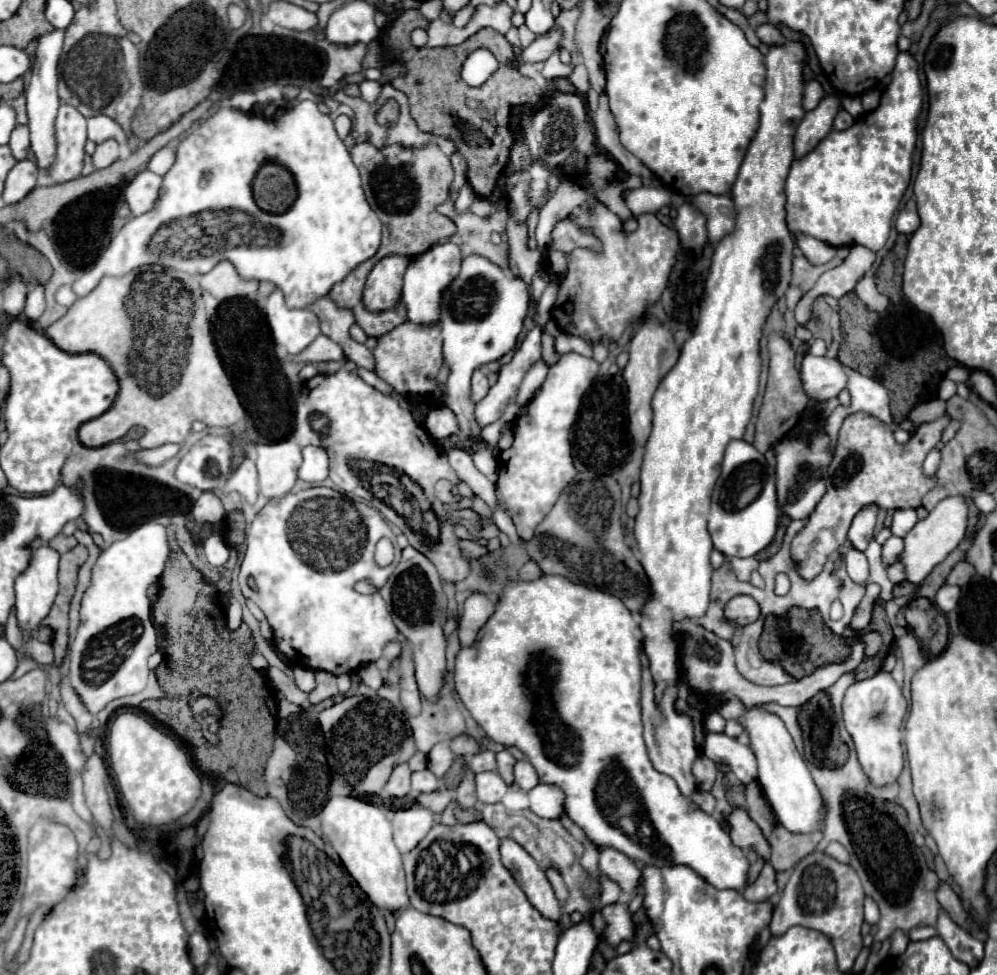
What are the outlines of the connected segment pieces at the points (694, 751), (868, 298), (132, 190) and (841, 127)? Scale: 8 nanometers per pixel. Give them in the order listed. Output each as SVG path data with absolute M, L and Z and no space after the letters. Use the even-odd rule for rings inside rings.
M643 655L643 691L641 691L641 705L643 705L643 737L645 737L645 745L647 745L647 753L649 753L649 759L653 763L653 767L659 771L659 773L665 773L669 775L683 797L691 799L691 795L697 791L697 781L693 777L693 763L695 759L699 757L699 749L695 745L695 733L693 733L693 721L691 717L687 715L679 715L675 709L673 709L673 703L677 699L677 689L675 687L669 687L665 691L665 697L663 697L663 703L661 707L655 705L653 701L653 677L651 677L651 671L649 671L649 663L647 663L647 657Z
M865 275L857 285L855 285L855 293L859 295L859 299L873 311L879 311L883 297L877 293L877 285L875 285L875 277L873 275Z
M141 171L135 175L133 181L127 183L123 195L135 217L147 213L153 207L159 195L159 187L161 187L161 177L151 171Z
M841 109L841 111L837 113L837 117L835 117L833 129L835 129L835 131L845 131L845 129L849 129L853 123L855 123L855 117L851 117L845 109Z

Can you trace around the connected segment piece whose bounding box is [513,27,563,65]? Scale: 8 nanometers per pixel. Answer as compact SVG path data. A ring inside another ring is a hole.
M559 27L551 29L547 35L541 35L537 37L525 51L521 51L513 63L519 65L521 61L529 61L529 63L537 63L537 61L545 61L547 57L551 57L555 51L561 49L561 37L563 37L563 31Z

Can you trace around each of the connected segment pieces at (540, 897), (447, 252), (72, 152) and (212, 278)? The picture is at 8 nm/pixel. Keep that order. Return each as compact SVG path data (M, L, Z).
M501 841L501 863L515 877L519 887L529 897L531 905L545 917L555 923L561 923L561 905L553 893L551 883L535 863L535 859L515 841Z
M439 243L433 245L431 249L427 249L425 253L417 255L407 271L405 271L405 281L403 281L403 293L401 299L407 305L407 319L413 323L421 323L421 325L431 325L437 323L441 317L441 297L443 291L451 285L451 281L457 279L459 271L461 271L461 249L453 243Z
M63 103L57 115L57 161L49 171L53 183L65 183L81 175L87 141L87 119L77 107Z
M221 261L201 277L201 287L223 301L231 297L255 295L259 281L243 279L231 261Z

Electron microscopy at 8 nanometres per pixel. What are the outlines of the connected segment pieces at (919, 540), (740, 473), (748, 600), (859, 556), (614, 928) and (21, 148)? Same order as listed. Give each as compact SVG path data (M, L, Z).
M955 495L955 497L945 497L943 501L939 501L937 507L923 521L917 521L917 525L903 539L905 541L905 551L899 557L899 561L905 565L909 583L919 585L931 573L931 569L937 563L941 563L951 551L957 549L957 545L963 541L963 537L967 533L969 513L971 513L971 509L969 509L967 497Z
M731 441L725 449L721 477L715 483L709 535L713 547L727 557L753 557L763 551L777 531L777 495L775 473L767 469L765 457L747 441Z
M741 595L741 597L733 597L733 601L729 601L725 605L725 617L731 623L739 623L739 625L749 625L753 621L757 621L757 617L761 615L761 609L757 605L757 601L749 595Z
M851 549L847 553L847 573L853 579L853 583L867 585L867 581L869 581L869 563L867 563L867 557L861 551Z
M613 903L613 905L605 905L601 909L601 915L607 921L607 929L603 933L603 937L611 943L611 945L619 945L619 941L633 939L633 923L631 923L631 913L627 911L625 905Z
M17 125L15 131L11 133L11 141L9 141L11 153L17 161L25 159L29 153L29 129L27 125Z

